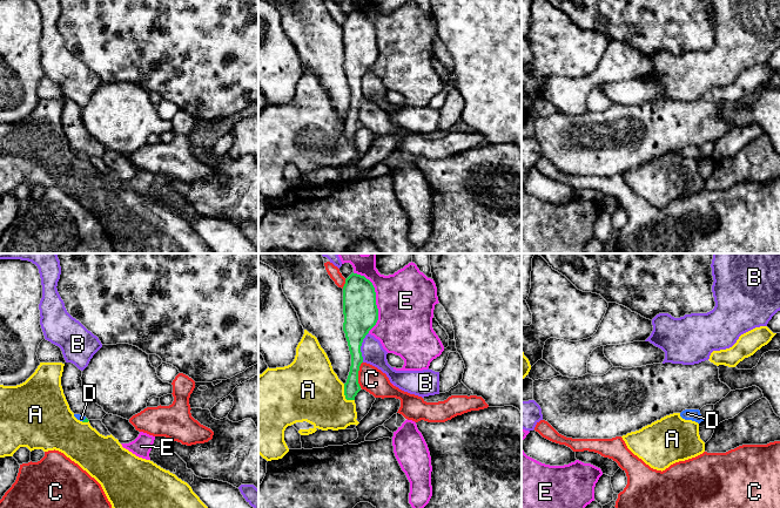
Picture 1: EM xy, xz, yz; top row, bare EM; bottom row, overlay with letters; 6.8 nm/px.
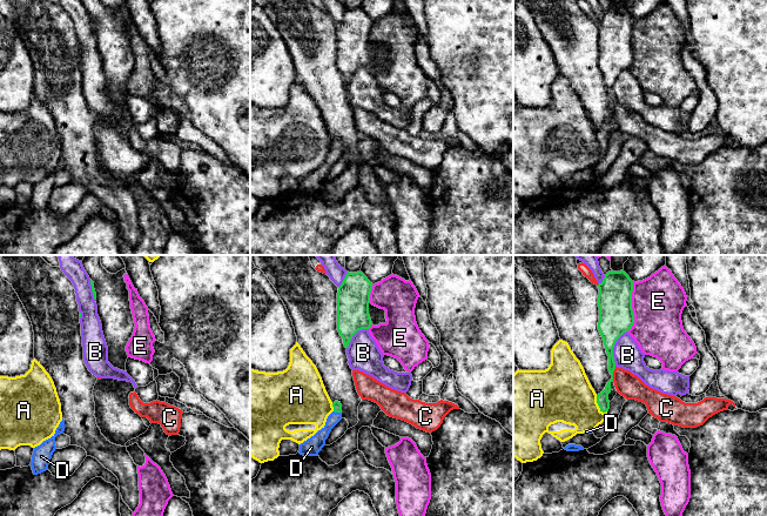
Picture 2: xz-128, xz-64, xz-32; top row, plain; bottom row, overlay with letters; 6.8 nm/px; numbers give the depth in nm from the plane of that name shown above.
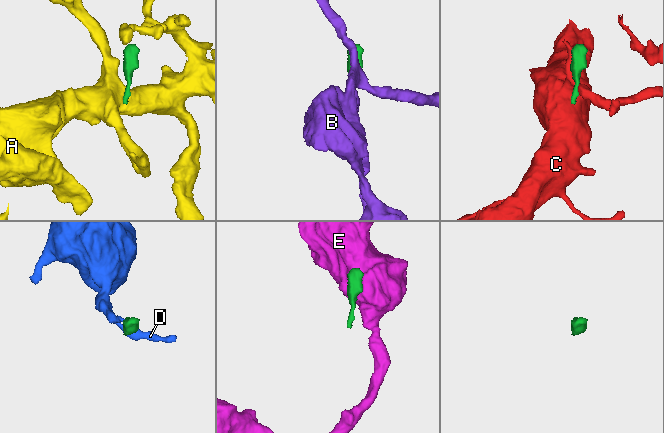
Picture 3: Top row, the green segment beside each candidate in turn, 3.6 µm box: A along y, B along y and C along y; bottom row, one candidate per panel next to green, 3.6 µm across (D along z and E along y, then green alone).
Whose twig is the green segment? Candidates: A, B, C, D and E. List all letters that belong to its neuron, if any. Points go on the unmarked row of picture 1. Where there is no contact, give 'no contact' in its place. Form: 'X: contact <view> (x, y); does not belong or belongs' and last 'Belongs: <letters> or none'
A: contact xz (344, 131); does not belong
B: contact xz (360, 85); does not belong
C: contact xz (357, 112); does not belong
D: contact xy (83, 157); belongs
E: contact xz (375, 35); does not belong
Belongs: D

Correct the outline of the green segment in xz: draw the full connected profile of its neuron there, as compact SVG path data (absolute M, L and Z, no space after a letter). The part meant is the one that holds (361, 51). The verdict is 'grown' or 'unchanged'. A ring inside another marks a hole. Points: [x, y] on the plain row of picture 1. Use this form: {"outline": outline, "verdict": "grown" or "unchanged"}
{"outline": "M351 11L343 23L343 68L351 92L350 109L344 121L347 137L355 137L361 128L358 108L363 100L361 83L363 76L378 57L376 29L364 13Z", "verdict": "unchanged"}

